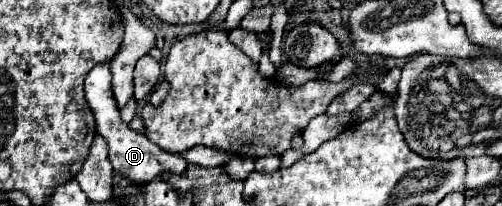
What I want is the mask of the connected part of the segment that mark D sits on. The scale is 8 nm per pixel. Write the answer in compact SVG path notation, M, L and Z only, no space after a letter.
M103 61L89 71L89 75L85 79L85 99L95 115L99 135L103 135L109 143L111 165L121 177L133 179L137 183L147 183L147 181L153 181L161 171L179 173L187 167L187 161L181 155L173 155L173 153L163 151L161 147L155 147L155 143L151 143L143 133L133 131L129 125L125 125L121 121L119 109L115 107L115 99L111 95L111 65L109 65L109 61Z

